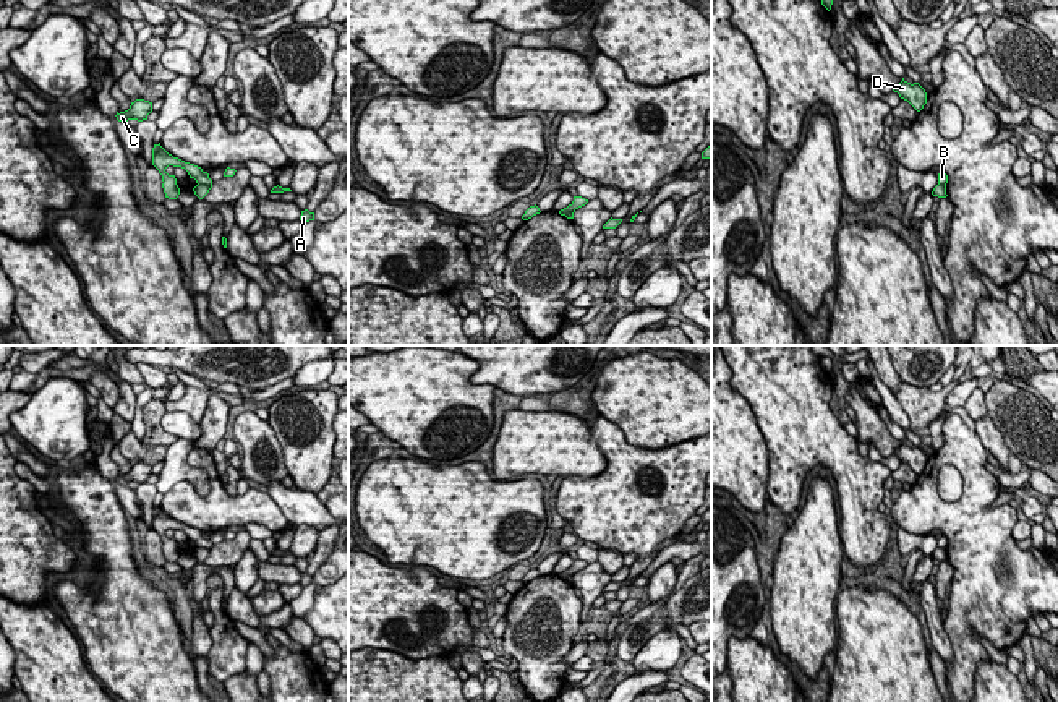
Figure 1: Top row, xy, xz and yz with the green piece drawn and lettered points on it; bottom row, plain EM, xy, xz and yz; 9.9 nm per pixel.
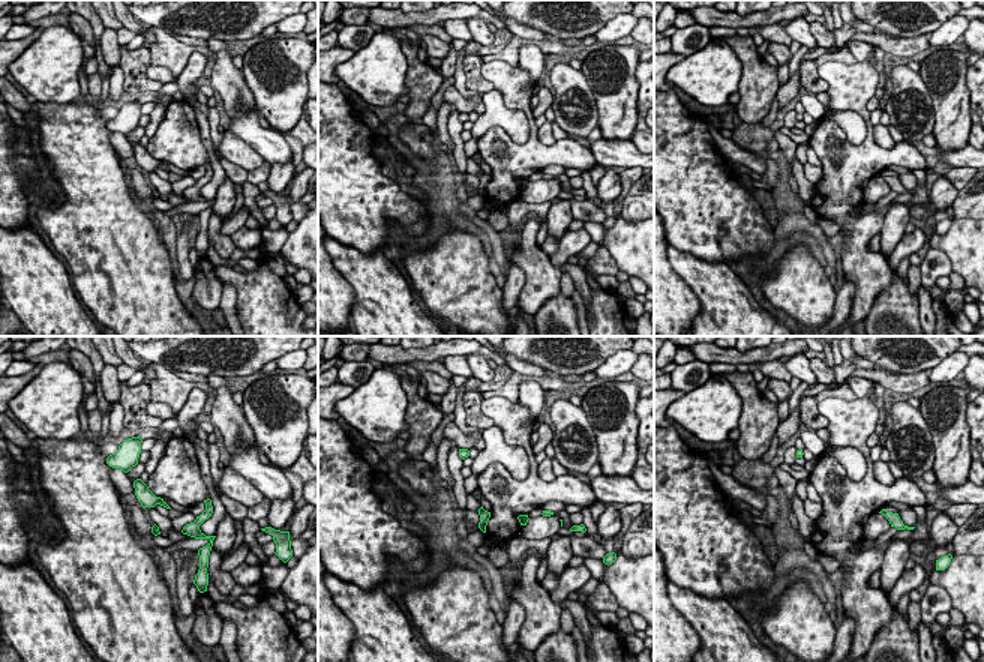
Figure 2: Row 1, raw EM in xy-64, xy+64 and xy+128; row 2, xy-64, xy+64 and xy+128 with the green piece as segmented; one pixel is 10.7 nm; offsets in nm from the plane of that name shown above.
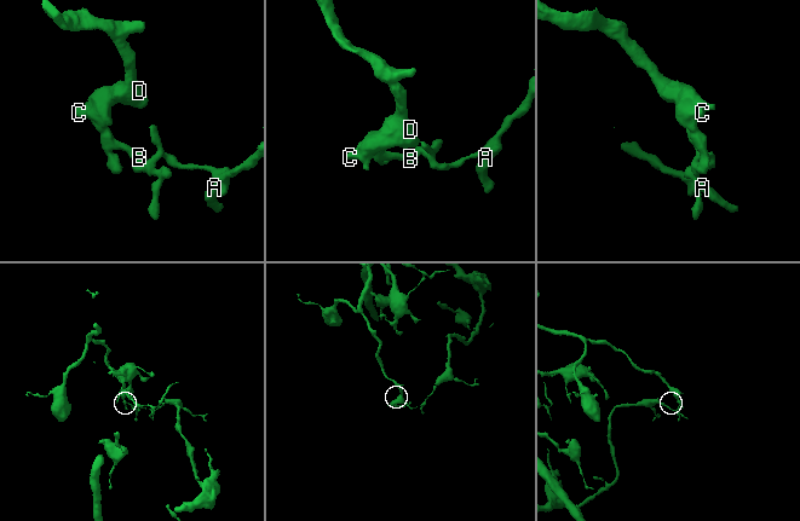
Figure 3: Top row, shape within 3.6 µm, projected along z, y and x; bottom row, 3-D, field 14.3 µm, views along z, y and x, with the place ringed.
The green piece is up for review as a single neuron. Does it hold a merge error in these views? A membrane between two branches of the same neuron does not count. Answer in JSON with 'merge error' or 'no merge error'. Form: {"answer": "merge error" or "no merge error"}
{"answer": "merge error"}

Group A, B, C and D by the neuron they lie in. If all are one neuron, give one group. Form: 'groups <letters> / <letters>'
groups A / B C D

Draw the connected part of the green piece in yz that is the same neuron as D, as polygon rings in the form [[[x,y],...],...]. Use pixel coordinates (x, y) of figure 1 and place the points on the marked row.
[[[902,78],[893,91],[898,92],[901,99],[907,101],[917,112],[927,104],[927,92],[919,83],[911,84]]]

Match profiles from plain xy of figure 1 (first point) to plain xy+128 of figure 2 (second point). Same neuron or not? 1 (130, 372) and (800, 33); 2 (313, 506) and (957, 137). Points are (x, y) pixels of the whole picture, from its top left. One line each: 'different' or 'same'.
1: same
2: different

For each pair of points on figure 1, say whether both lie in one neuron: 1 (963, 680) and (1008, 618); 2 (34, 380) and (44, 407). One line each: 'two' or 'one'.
1: one
2: two

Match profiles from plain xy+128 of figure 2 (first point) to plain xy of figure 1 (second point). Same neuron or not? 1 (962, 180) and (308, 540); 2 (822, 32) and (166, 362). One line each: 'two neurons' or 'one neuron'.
1: two neurons
2: two neurons

